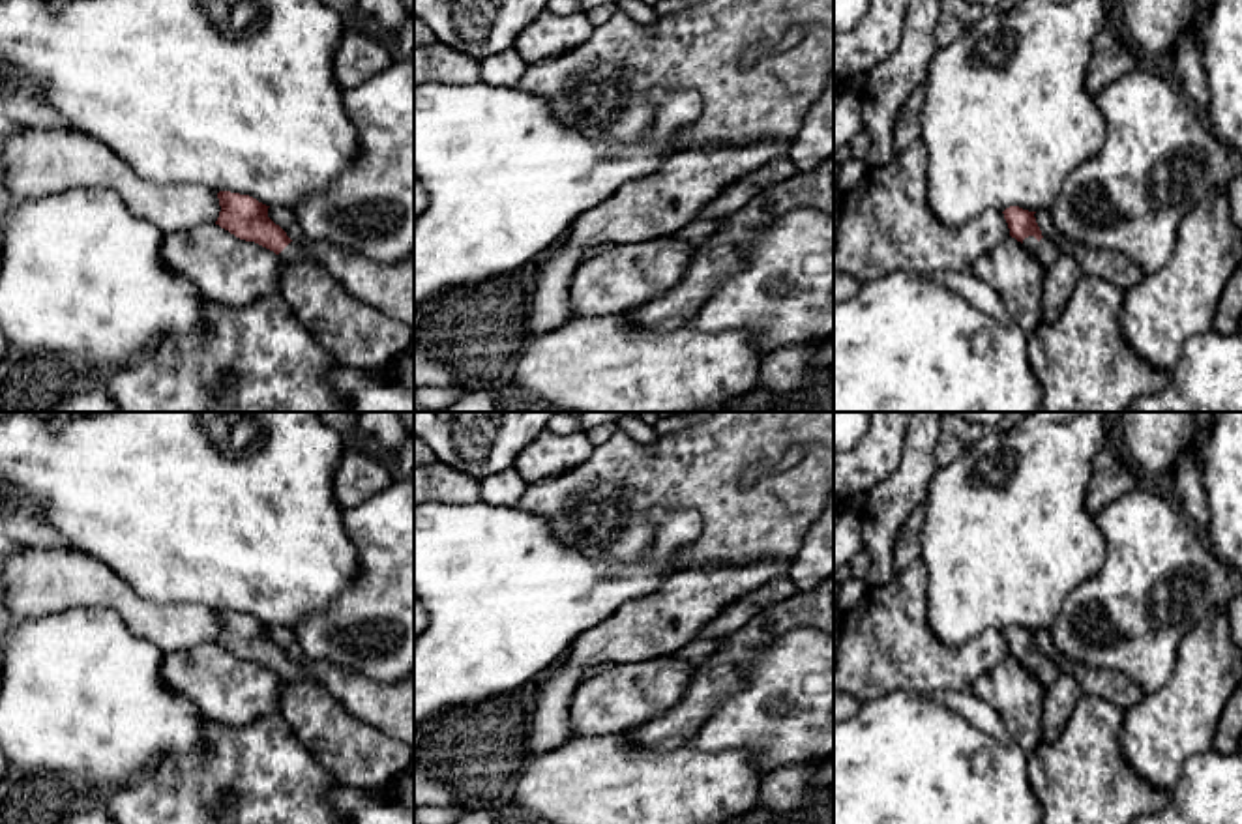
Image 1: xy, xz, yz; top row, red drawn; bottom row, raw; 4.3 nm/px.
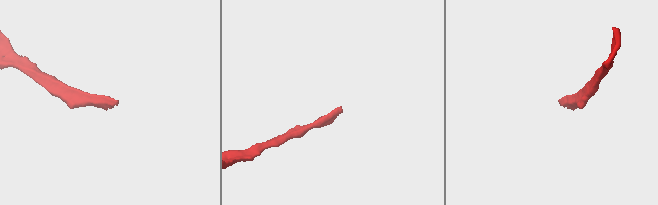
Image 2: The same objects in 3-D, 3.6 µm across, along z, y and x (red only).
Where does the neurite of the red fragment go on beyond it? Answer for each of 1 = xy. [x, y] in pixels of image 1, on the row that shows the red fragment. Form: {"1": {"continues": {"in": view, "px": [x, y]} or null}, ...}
{"1": {"continues": {"in": "xy", "px": [293, 251]}}}

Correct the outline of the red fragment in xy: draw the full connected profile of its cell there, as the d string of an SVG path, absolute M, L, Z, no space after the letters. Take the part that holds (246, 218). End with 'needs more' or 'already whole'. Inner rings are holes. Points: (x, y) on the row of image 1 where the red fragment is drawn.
M219 191L219 217L215 225L229 230L240 240L255 242L275 255L281 260L305 260L313 257L303 243L292 242L287 232L268 217L266 204L249 195Z | needs more

